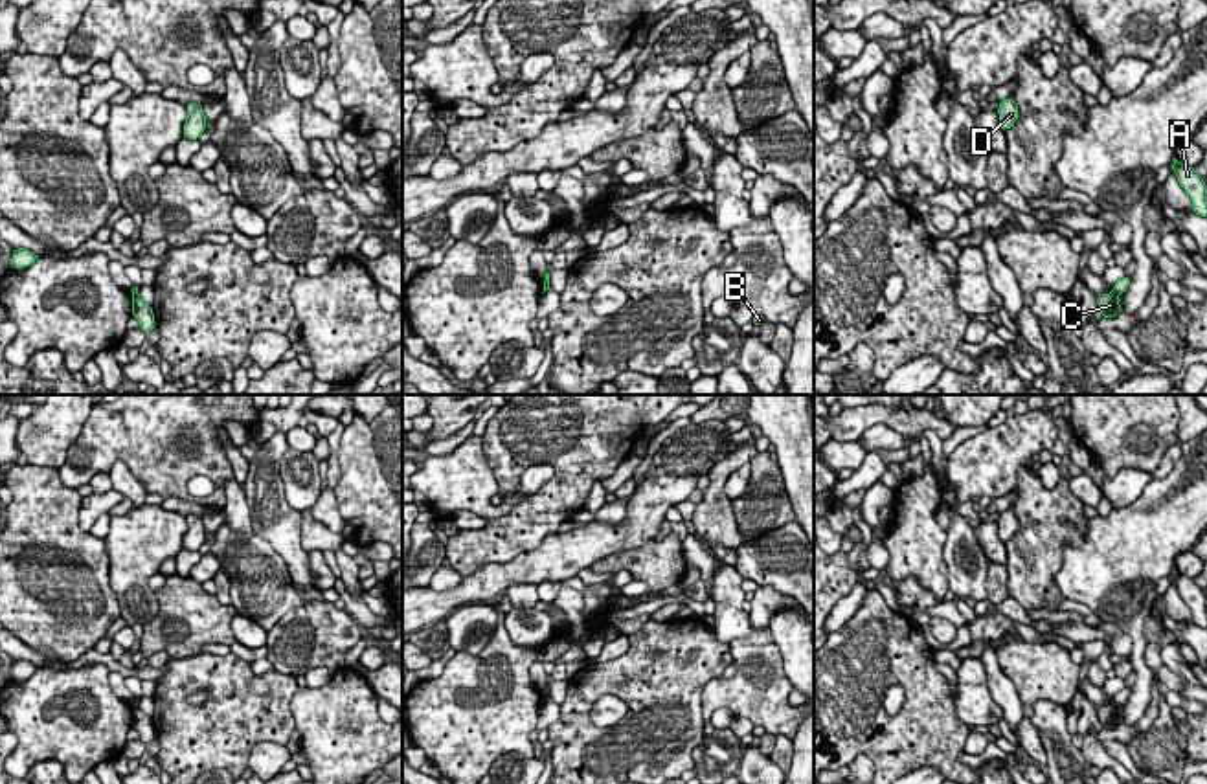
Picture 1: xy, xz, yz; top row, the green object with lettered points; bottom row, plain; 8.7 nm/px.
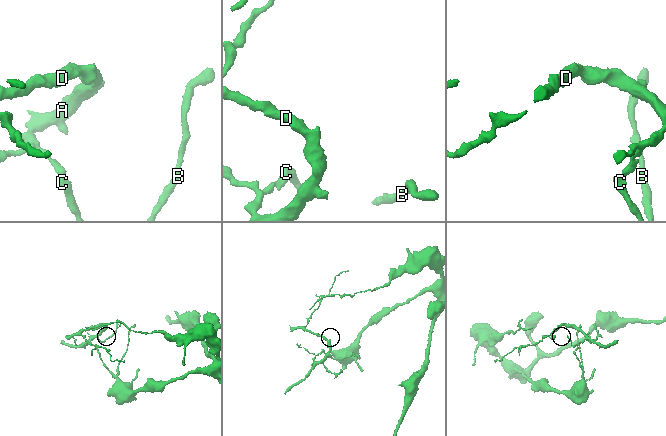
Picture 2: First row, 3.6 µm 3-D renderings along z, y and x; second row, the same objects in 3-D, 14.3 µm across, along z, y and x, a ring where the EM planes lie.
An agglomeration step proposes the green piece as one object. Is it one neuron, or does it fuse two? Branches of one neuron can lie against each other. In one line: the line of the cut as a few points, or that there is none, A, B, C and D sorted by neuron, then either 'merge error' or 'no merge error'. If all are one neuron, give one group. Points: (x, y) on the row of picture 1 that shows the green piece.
cut in yz along (1112, 292), (1116, 296); A D / B C; merge error

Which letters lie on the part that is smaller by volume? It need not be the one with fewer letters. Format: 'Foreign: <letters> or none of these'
Foreign: A, D

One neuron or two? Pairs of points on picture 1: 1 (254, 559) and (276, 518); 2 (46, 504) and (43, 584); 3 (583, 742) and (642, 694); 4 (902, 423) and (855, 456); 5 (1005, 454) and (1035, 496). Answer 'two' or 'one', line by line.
1: two
2: one
3: one
4: two
5: two

